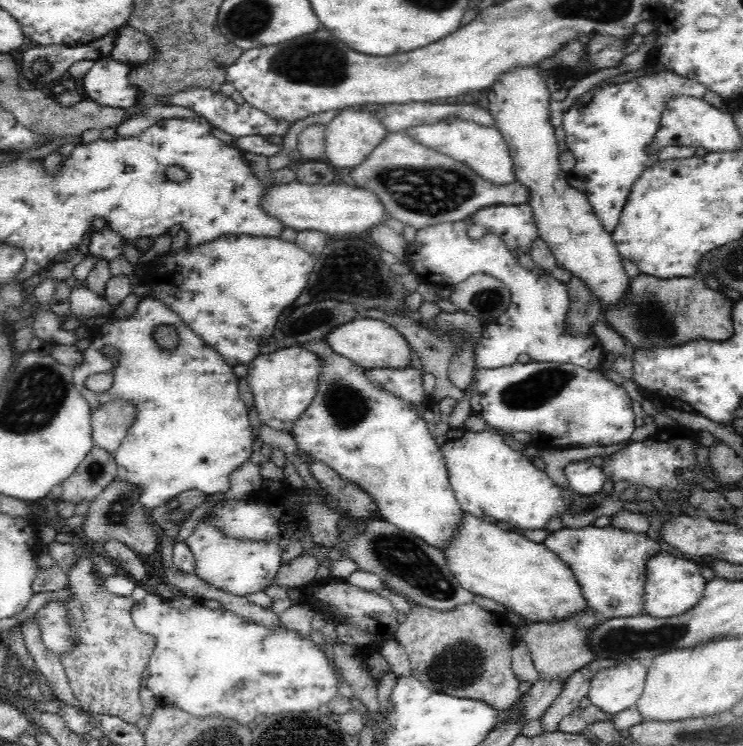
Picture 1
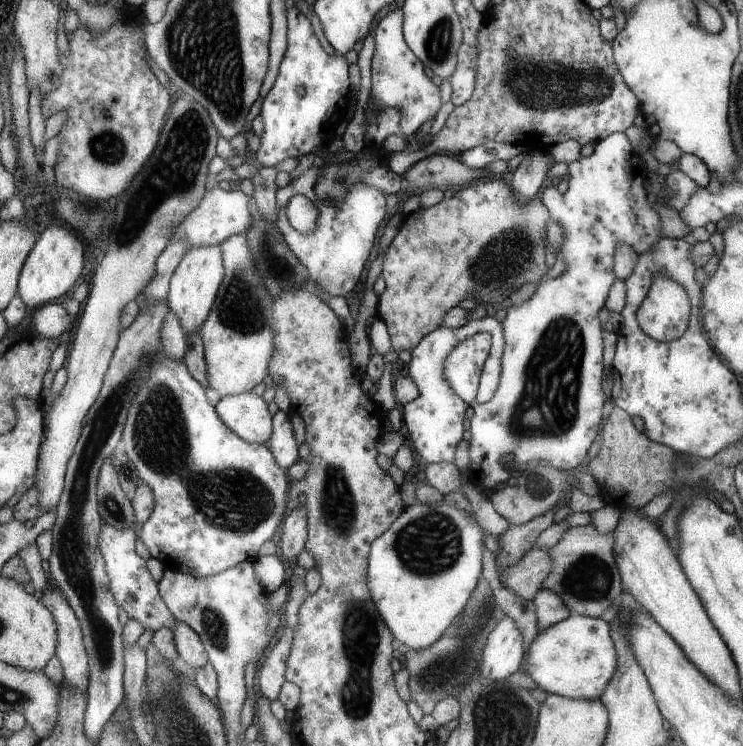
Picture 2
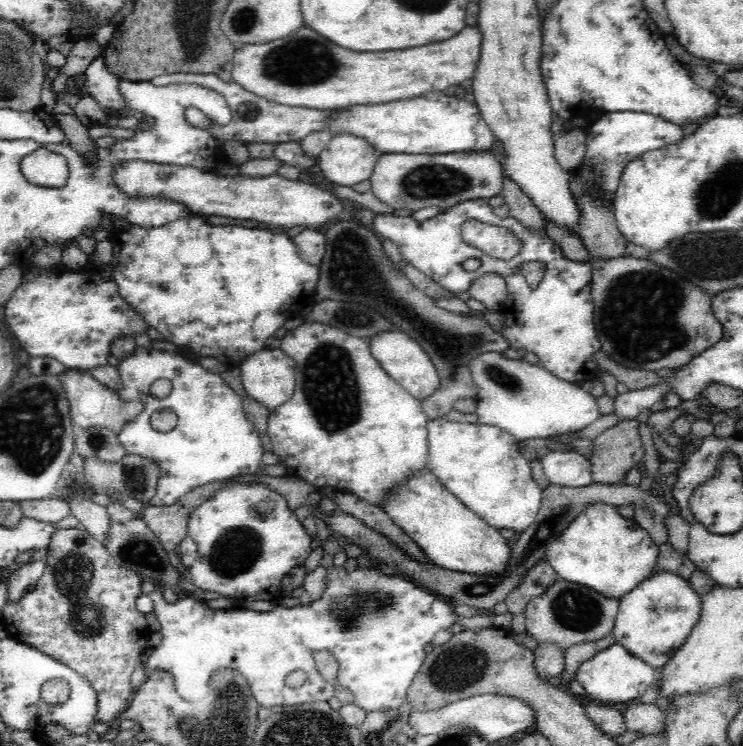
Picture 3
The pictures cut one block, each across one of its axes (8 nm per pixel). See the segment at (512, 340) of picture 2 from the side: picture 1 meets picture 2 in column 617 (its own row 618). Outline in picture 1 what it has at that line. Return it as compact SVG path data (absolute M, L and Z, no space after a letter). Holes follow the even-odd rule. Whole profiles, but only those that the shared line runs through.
M148 594L144 602L136 602L132 618L142 634L156 638L154 656L148 666L150 680L144 688L150 690L158 706L174 706L198 720L210 720L210 716L222 716L238 726L248 726L256 716L276 716L286 712L312 712L334 700L334 692L340 692L336 672L326 662L324 654L310 642L300 640L294 632L272 632L260 624L248 622L242 616L226 610L206 608L204 600L192 602L192 598L176 594L174 598L162 598Z

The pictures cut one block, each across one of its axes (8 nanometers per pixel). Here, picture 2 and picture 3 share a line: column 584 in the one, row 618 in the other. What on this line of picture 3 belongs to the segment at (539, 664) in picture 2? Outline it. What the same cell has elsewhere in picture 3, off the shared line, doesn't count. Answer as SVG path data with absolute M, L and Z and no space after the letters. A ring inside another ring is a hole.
M658 572L622 596L614 636L630 656L660 672L670 664L678 648L682 648L686 638L692 634L700 614L700 596L690 586L690 580L682 580L672 572Z

